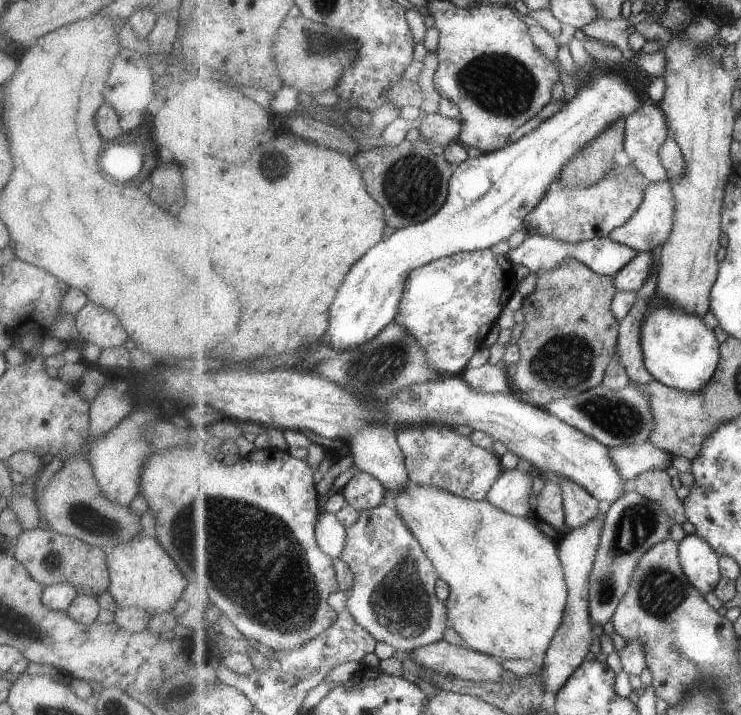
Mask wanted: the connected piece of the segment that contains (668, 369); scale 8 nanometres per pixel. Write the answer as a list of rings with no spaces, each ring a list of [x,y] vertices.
[[[657,294],[651,300],[641,330],[641,346],[647,370],[656,380],[685,392],[703,390],[715,376],[721,360],[721,349],[715,332],[705,324],[703,316],[659,302]]]

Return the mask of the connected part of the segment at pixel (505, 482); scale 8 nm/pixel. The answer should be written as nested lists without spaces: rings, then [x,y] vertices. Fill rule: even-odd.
[[[516,468],[505,469],[486,499],[513,516],[529,516],[532,514],[529,492],[533,486],[533,473],[535,472],[523,474]]]

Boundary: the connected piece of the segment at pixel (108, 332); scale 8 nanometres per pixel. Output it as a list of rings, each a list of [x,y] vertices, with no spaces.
[[[89,301],[77,312],[75,328],[84,343],[91,342],[99,349],[118,347],[127,340],[127,334],[113,312]]]

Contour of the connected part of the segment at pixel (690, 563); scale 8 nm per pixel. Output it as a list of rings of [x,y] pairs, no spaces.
[[[686,535],[680,541],[679,556],[690,583],[711,598],[715,586],[722,579],[719,555],[715,549],[702,536]]]

